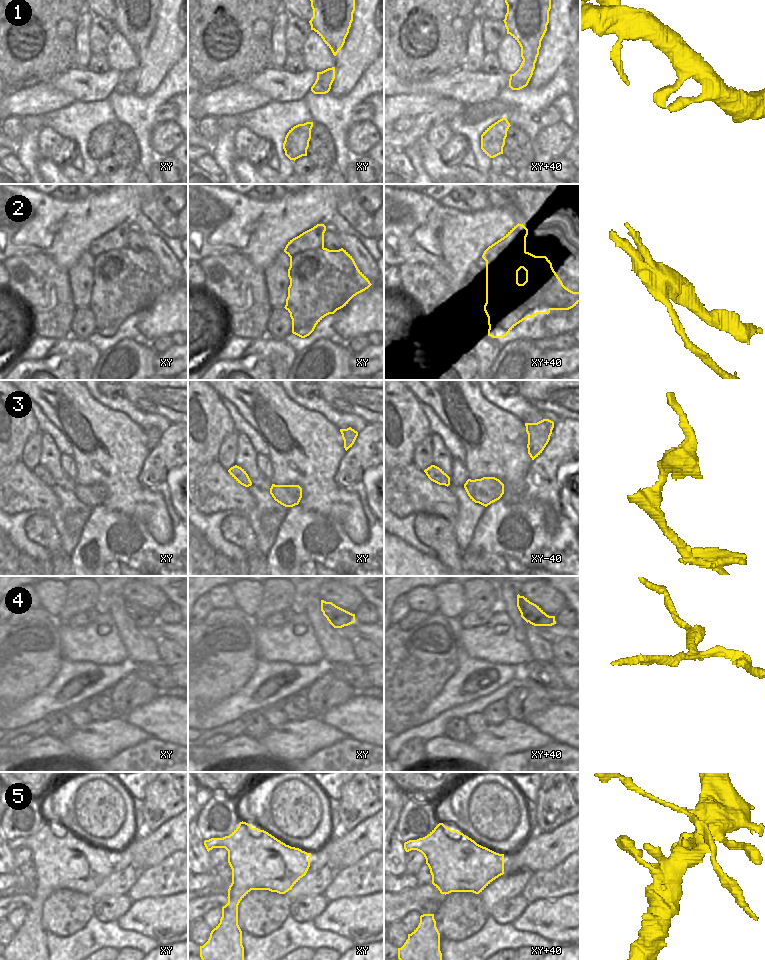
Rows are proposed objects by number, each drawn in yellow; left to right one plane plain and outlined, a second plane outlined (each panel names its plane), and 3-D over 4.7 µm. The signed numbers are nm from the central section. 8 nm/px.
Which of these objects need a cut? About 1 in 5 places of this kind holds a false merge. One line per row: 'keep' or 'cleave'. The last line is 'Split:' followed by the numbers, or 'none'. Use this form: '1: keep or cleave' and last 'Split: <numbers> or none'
1: keep
2: cleave
3: keep
4: cleave
5: keep
Split: 2, 4

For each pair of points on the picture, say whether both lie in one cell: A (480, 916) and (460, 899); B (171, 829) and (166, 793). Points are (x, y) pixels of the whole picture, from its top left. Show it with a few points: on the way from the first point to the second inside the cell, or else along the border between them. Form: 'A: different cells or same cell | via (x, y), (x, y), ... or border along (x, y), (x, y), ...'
A: same cell | via (475, 914), (465, 904)
B: different cells | border along (177, 814), (150, 832)

